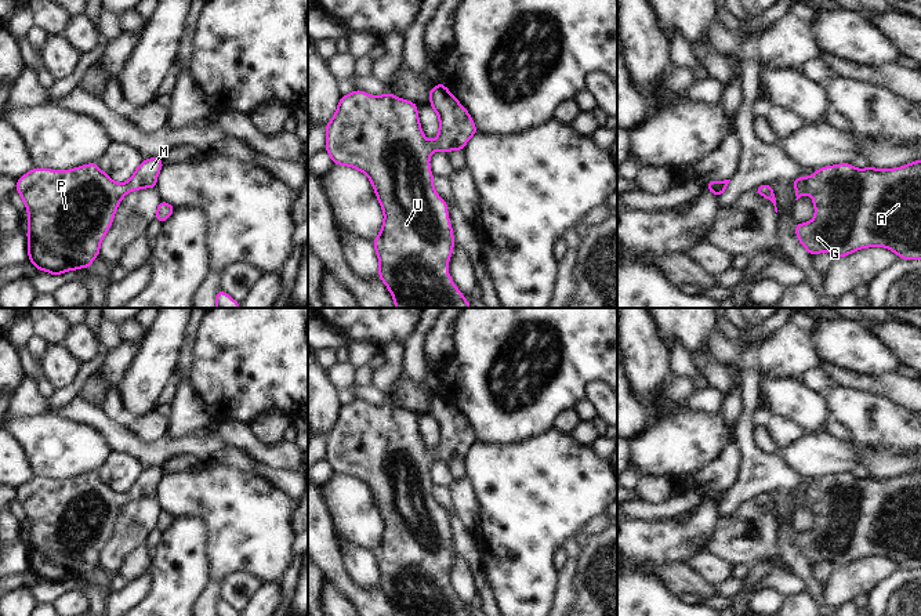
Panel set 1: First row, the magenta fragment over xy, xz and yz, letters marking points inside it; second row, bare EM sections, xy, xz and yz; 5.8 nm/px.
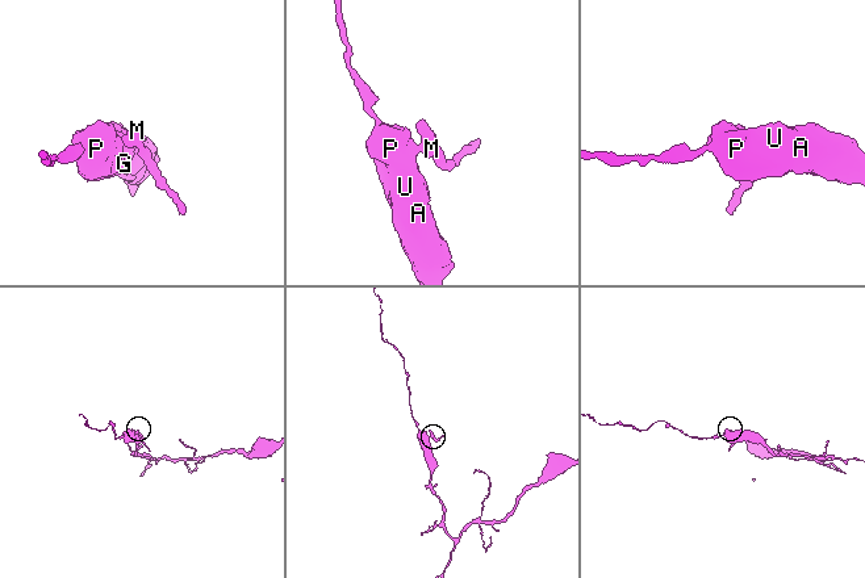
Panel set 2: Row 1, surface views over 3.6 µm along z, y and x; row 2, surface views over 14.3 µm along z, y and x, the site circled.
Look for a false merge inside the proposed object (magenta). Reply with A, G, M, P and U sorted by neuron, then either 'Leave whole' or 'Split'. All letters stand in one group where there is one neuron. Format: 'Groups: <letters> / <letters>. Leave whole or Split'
Groups: A G M P U. Leave whole.

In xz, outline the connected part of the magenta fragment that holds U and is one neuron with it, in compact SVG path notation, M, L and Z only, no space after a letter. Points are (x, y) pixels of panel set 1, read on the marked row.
M439 83L434 88L431 88L428 93L428 98L431 101L431 108L439 117L439 133L434 141L428 141L425 138L420 126L417 112L418 105L414 102L398 98L396 95L388 93L384 93L380 97L373 97L360 90L355 90L351 94L340 97L336 113L333 119L326 124L326 151L334 162L334 164L351 166L358 171L363 171L370 178L378 203L381 204L381 209L384 211L384 222L380 235L373 240L373 246L376 249L380 262L378 276L385 283L387 289L391 291L396 308L471 308L468 300L465 300L461 291L456 287L447 271L447 264L452 257L453 246L456 242L453 239L453 228L450 225L447 214L447 203L434 189L434 175L429 167L429 156L434 151L445 153L449 151L463 151L465 144L469 141L472 135L478 133L478 130L475 127L474 120L469 116L469 112L457 101L457 98L446 88L443 83Z

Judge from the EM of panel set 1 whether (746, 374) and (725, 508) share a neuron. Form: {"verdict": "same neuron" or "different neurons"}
{"verdict": "same neuron"}

